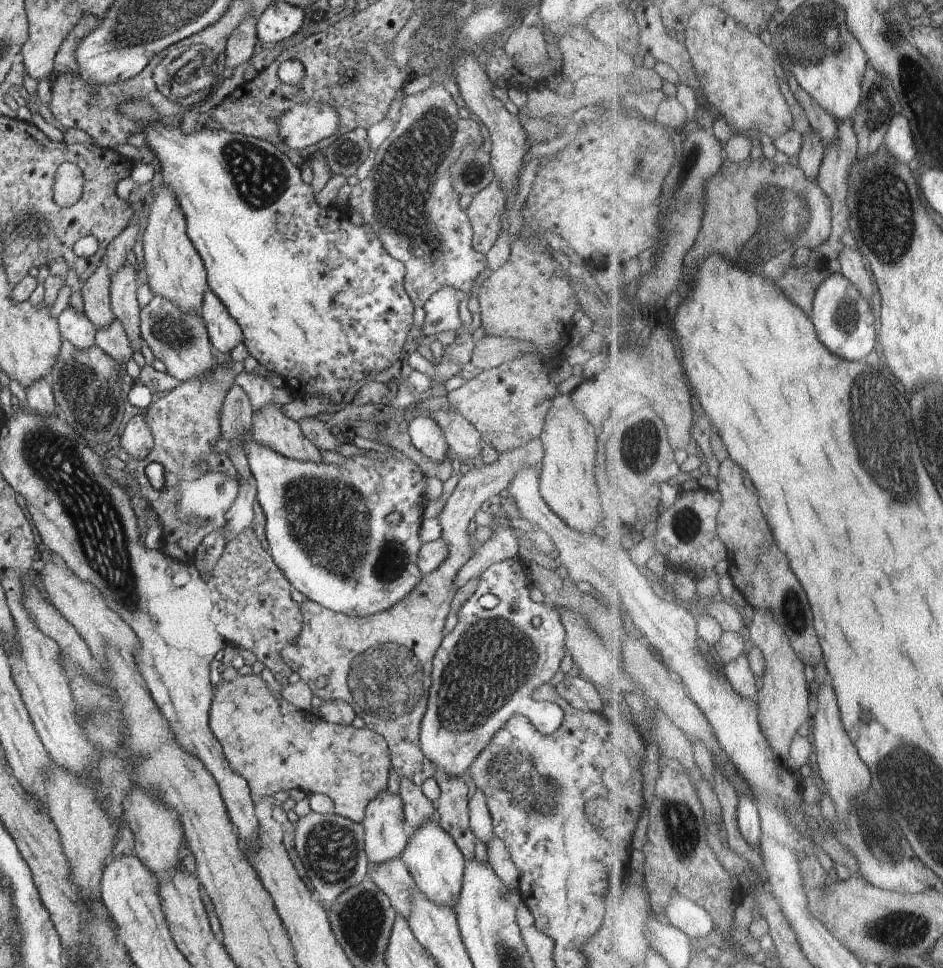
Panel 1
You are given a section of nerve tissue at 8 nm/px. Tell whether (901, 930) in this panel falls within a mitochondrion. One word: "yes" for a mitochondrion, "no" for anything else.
yes

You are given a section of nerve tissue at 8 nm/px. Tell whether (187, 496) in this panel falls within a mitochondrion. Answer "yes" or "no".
yes

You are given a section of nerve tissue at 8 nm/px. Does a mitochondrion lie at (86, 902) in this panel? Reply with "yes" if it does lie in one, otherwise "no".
no

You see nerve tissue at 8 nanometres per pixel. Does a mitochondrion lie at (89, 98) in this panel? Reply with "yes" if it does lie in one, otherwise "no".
no

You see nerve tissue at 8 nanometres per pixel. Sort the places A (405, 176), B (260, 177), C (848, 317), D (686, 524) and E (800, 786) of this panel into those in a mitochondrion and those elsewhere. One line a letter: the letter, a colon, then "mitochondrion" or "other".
A: mitochondrion
B: mitochondrion
C: mitochondrion
D: mitochondrion
E: other

